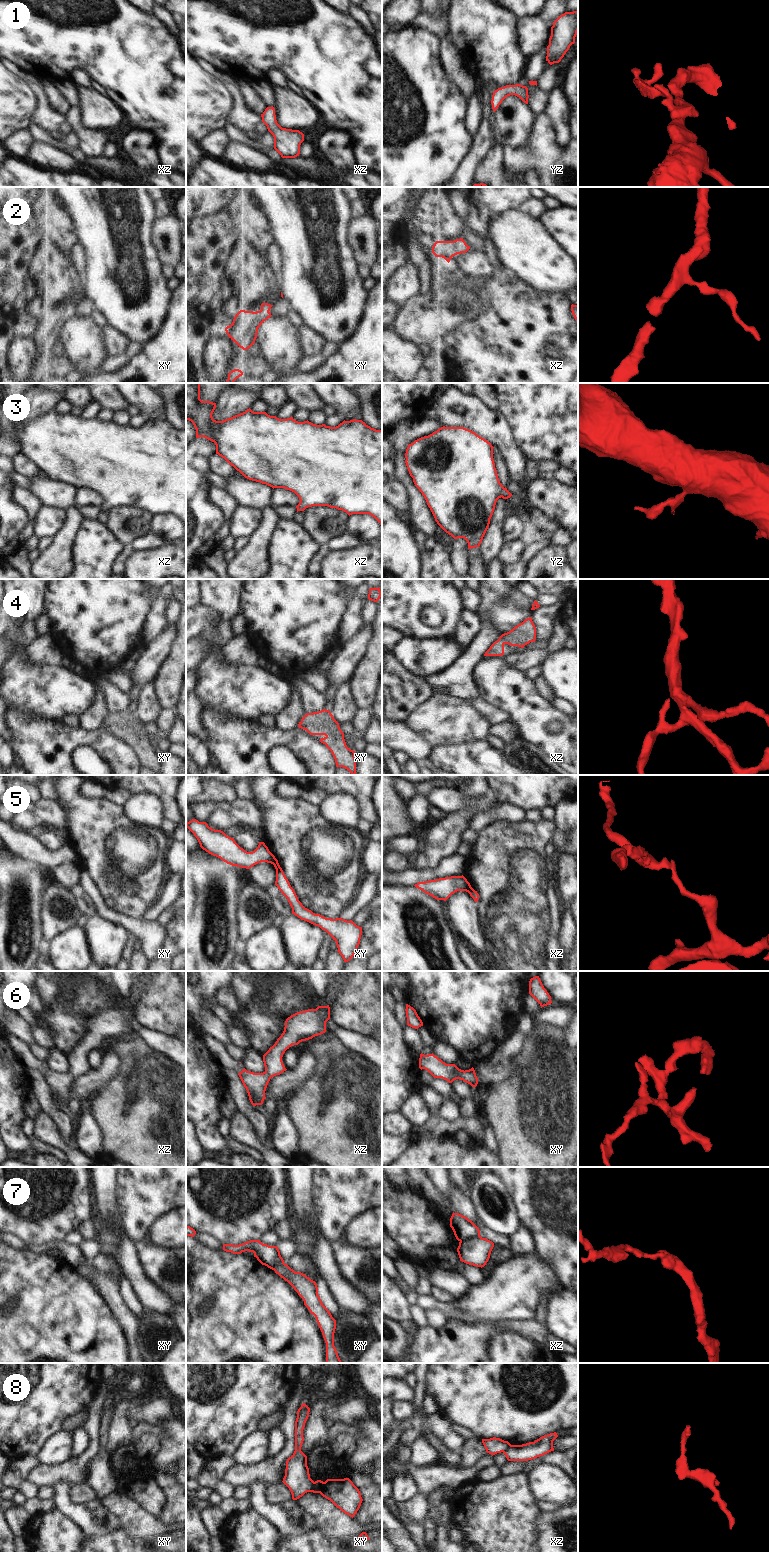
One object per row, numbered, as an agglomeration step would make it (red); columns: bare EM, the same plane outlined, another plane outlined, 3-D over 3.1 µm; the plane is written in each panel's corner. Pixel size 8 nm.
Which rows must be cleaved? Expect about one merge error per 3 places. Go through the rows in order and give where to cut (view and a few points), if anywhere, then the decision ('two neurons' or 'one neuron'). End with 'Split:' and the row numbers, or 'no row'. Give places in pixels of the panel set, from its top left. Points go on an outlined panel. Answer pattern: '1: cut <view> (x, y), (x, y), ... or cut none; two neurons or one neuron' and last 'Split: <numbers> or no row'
1: cut none; one neuron
2: cut none; one neuron
3: cut none; one neuron
4: cut none; one neuron
5: cut xy (275, 858), (272, 863); two neurons
6: cut none; one neuron
7: cut xz (479, 1234), (460, 1241); two neurons
8: cut xy (314, 1482), (314, 1487), (310, 1491); two neurons
Split: 5, 7, 8

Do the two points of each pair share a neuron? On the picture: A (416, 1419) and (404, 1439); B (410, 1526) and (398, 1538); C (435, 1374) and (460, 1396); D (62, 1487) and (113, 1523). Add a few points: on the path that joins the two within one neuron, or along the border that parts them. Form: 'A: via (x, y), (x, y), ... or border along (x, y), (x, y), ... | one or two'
A: via (415, 1424), (415, 1428), (409, 1434) | one
B: border along (398, 1519), (413, 1541) | two
C: via (441, 1378), (454, 1390) | one
D: via (66, 1503), (76, 1513), (90, 1516), (97, 1521) | one

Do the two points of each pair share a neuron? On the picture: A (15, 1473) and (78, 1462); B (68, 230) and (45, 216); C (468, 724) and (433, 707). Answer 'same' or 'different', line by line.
A: different
B: same
C: same

